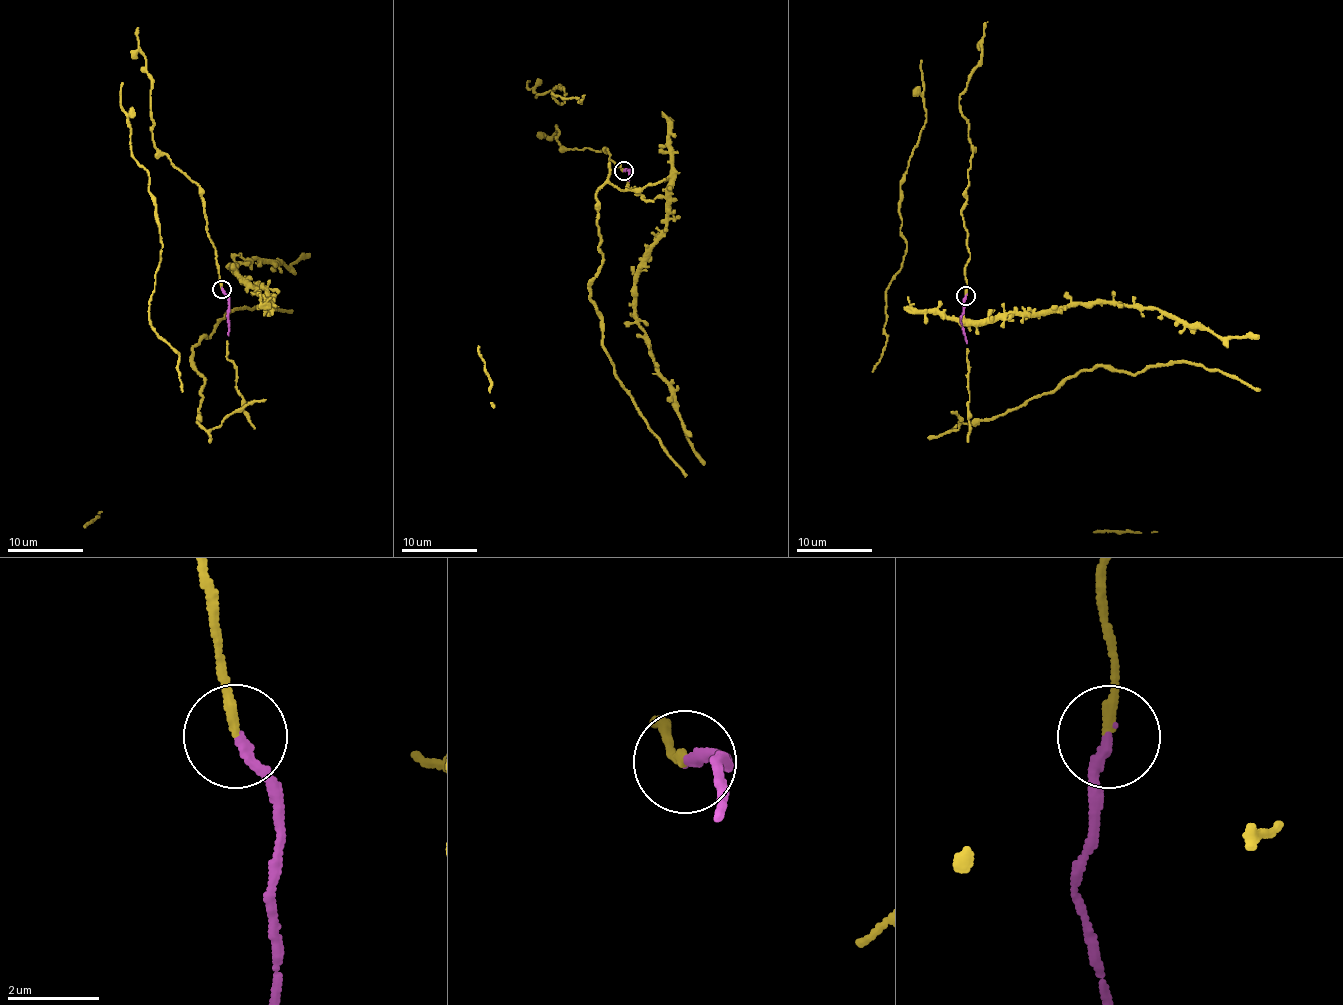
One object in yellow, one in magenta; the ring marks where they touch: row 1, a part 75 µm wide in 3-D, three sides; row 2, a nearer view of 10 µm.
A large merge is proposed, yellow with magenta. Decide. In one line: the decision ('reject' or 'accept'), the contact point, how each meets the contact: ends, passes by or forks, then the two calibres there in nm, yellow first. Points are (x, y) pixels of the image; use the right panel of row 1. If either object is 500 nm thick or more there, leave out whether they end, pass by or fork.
accept; at (966, 295); yellow ends there; magenta ends there; 220 nm thick on the yellow side, 240 nm on the other

